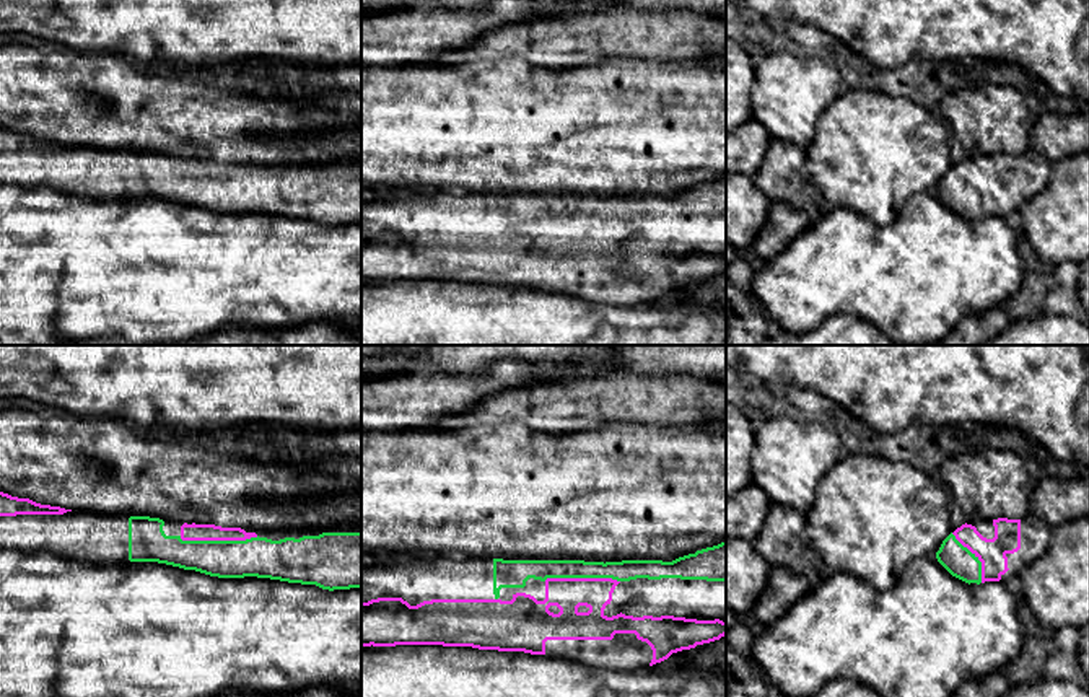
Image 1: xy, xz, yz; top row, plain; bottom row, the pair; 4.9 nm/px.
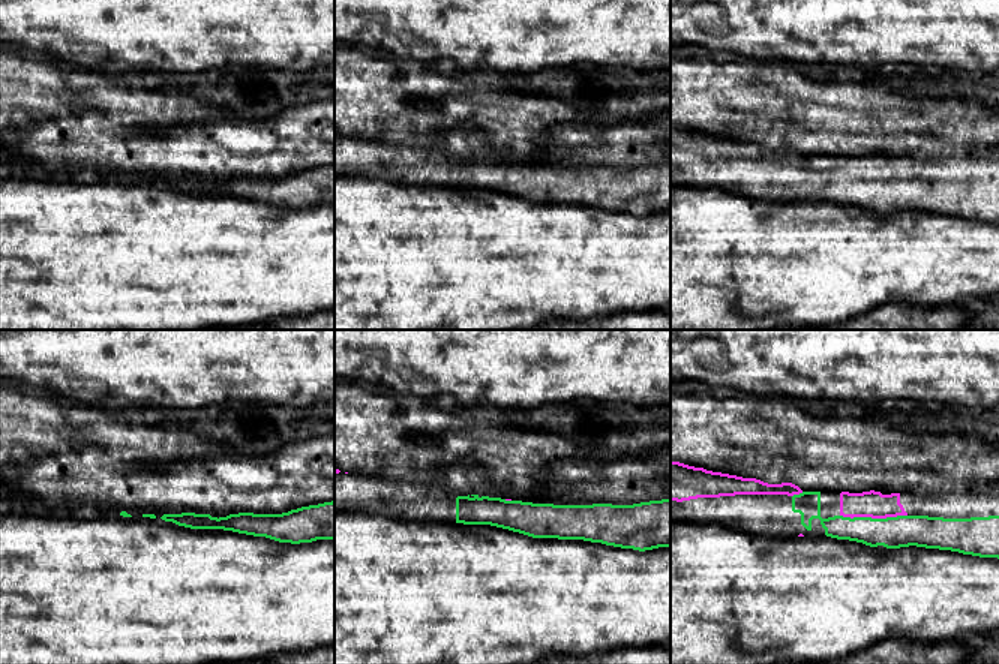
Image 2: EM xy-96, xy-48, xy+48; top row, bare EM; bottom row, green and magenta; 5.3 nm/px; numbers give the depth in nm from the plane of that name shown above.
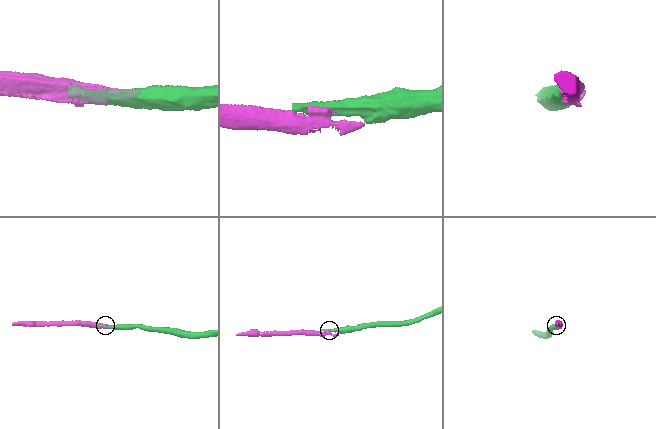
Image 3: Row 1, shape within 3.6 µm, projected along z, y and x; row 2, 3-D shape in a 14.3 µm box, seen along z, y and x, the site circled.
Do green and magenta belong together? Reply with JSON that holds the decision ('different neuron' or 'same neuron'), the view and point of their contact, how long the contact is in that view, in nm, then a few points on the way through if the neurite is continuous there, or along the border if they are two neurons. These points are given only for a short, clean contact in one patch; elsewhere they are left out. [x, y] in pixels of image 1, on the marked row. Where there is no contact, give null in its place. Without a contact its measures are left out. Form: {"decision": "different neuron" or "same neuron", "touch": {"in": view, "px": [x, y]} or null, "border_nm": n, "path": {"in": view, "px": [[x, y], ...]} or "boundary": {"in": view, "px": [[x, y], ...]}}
{"decision": "same neuron", "touch": {"in": "xy", "px": [218, 541]}, "border_nm": 400}

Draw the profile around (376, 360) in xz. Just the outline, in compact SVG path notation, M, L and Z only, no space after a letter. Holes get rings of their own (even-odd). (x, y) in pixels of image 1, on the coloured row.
M361 345L361 383L387 378L426 347L430 345Z

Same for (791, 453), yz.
M776 409L755 430L754 484L772 503L806 515L819 482L843 456L840 435L824 419Z

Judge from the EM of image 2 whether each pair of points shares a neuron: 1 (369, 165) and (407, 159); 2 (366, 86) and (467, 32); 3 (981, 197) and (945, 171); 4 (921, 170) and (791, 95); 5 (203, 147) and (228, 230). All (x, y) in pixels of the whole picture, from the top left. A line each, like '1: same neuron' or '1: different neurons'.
1: same neuron
2: different neurons
3: same neuron
4: different neurons
5: different neurons

